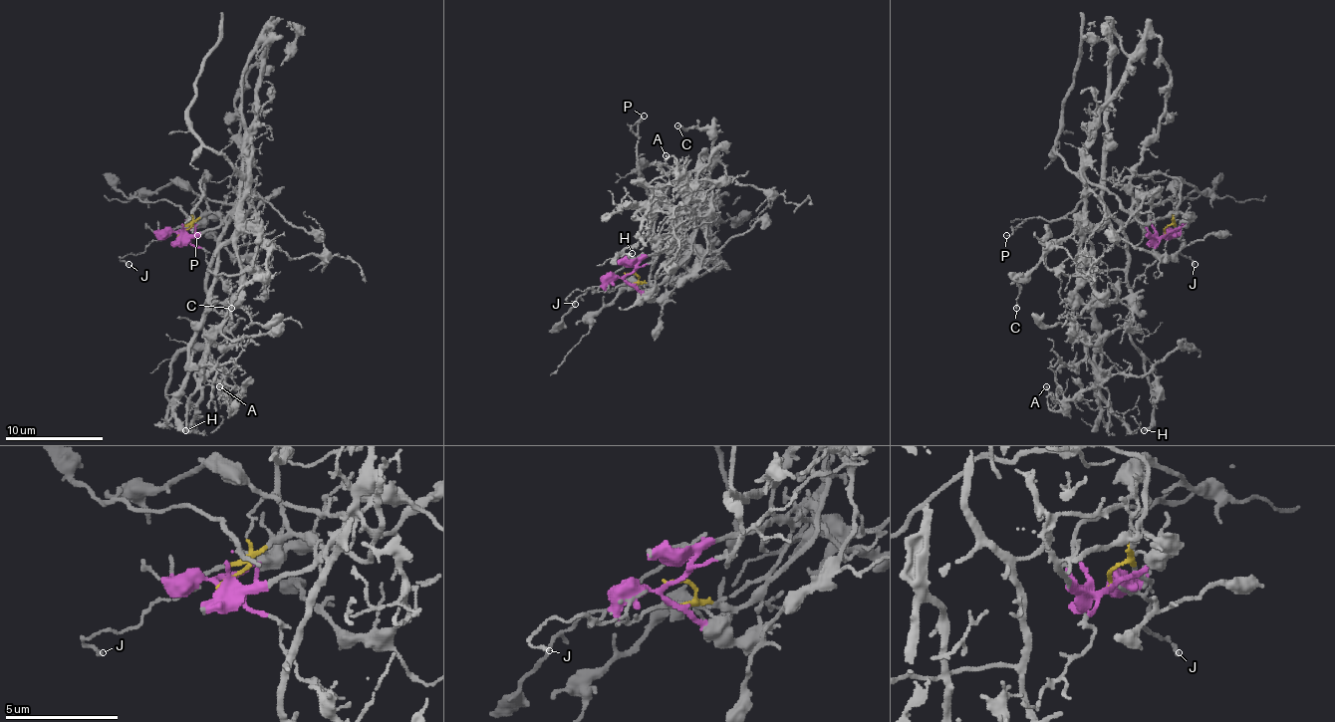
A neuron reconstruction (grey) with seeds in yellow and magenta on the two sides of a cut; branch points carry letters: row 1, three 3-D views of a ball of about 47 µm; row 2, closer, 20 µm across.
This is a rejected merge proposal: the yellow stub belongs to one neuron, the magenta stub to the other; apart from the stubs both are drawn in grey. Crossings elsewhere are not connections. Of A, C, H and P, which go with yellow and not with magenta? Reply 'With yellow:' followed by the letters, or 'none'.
With yellow: P

